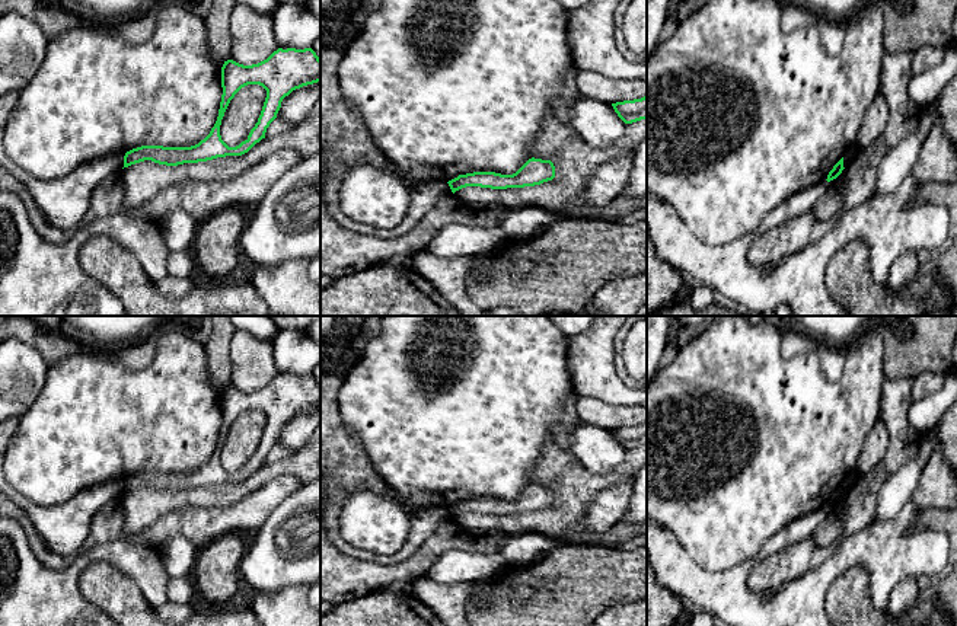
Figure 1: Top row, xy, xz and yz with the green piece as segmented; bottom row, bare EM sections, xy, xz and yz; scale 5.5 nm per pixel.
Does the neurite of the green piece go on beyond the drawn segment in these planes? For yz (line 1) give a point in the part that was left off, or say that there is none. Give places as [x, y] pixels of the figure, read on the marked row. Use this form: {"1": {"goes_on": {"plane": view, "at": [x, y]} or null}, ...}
{"1": {"goes_on": null}}

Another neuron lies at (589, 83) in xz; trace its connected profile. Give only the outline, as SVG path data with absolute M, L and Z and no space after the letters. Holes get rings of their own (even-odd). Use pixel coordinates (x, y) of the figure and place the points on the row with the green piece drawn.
M580 71L574 90L581 96L607 103L634 100L647 96L647 77L638 80L615 80L597 71Z

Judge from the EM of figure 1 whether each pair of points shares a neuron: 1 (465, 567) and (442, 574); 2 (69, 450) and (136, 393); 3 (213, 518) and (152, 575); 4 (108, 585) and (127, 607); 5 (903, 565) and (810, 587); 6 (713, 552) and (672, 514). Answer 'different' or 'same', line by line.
1: same
2: same
3: different
4: same
5: same
6: same

